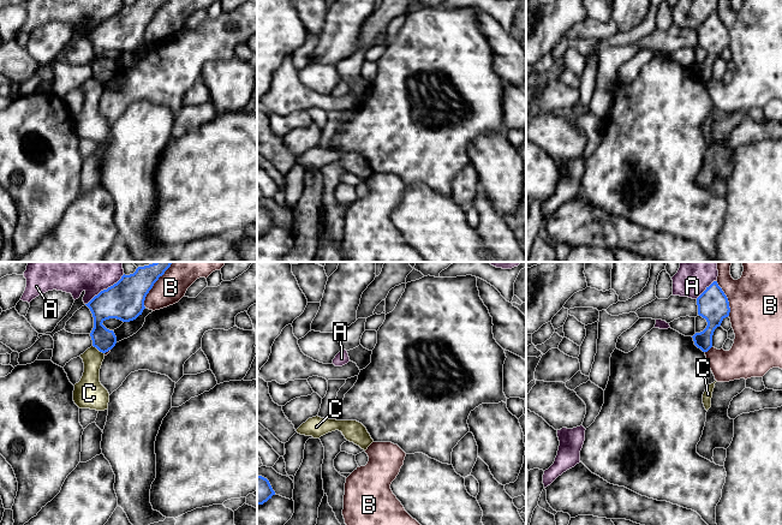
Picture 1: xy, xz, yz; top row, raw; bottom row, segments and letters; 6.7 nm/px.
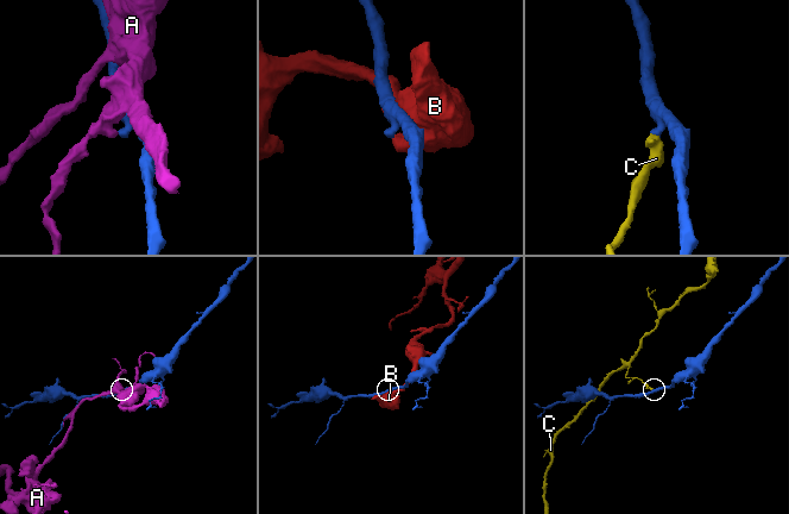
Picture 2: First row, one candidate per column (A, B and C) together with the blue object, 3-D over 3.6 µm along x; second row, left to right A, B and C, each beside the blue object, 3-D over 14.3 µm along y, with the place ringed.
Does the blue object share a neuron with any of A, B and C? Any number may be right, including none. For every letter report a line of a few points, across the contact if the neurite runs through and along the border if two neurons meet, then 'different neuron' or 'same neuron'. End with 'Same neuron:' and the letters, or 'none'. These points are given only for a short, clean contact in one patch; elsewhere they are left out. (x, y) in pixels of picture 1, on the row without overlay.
A: different neuron
B: different neuron
C: line xy (93, 76), (103, 84); different neuron
Same neuron: none

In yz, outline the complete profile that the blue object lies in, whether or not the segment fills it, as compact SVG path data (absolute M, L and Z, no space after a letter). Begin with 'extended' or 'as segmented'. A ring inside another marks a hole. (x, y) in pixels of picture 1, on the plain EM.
as segmented | M714 12L697 29L698 46L706 50L706 59L696 64L692 68L694 76L703 83L708 83L712 78L712 66L722 52L729 47L729 32L717 12Z

